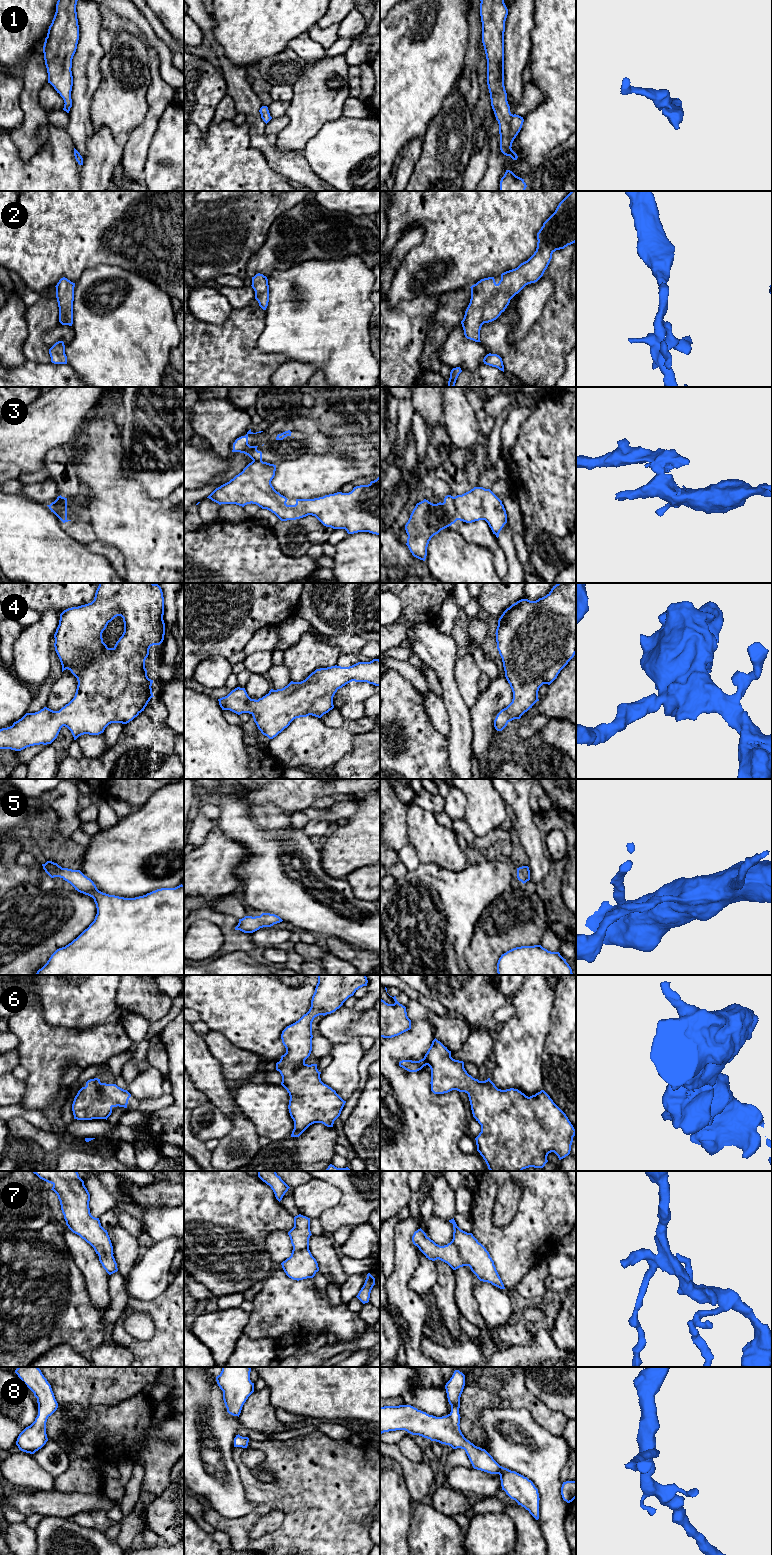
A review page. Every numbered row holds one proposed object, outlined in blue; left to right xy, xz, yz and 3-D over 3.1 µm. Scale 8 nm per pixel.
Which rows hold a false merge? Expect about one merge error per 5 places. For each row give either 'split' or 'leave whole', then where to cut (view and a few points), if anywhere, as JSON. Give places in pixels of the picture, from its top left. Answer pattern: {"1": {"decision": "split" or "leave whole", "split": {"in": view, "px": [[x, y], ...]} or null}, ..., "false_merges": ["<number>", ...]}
{"1": {"decision": "leave whole", "split": null}, "2": {"decision": "leave whole", "split": null}, "3": {"decision": "split", "split": {"in": "yz", "px": [[453, 497], [456, 517], [458, 519]]}}, "4": {"decision": "leave whole", "split": null}, "5": {"decision": "leave whole", "split": null}, "6": {"decision": "leave whole", "split": null}, "7": {"decision": "leave whole", "split": null}, "8": {"decision": "leave whole", "split": null}, "false_merges": ["3"]}

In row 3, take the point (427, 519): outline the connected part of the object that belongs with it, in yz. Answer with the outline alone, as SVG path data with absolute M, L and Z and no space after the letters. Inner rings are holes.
M451 495L445 496L443 503L433 504L426 499L417 503L405 525L408 535L406 545L412 555L425 561L431 538L457 520L454 497Z

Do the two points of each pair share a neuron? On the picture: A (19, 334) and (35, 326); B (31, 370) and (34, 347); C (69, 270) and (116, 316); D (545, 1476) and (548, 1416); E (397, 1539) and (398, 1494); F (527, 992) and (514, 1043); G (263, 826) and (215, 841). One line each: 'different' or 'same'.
A: different
B: different
C: different
D: different
E: same
F: same
G: different

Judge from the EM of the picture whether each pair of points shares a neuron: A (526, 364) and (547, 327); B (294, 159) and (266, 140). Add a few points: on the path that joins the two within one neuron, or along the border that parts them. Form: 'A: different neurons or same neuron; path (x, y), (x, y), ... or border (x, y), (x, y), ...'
A: same neuron; path (535, 355), (547, 343), (547, 336)
B: same neuron; path (286, 159), (280, 159), (269, 148)

